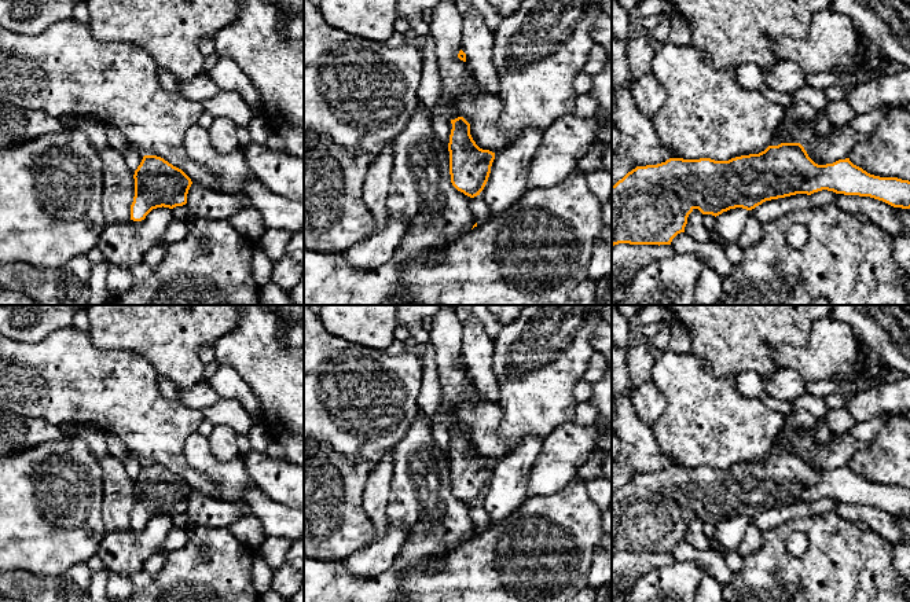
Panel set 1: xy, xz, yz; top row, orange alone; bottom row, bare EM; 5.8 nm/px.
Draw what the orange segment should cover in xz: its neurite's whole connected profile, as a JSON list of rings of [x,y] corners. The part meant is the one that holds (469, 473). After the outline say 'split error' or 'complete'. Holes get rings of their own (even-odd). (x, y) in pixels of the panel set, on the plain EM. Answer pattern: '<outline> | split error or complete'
[[[458,425],[451,427],[450,482],[452,493],[465,503],[474,506],[484,498],[495,460],[480,456],[470,443],[470,432]]] | complete

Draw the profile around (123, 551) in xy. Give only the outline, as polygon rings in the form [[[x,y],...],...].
[[[162,514],[153,517],[142,529],[107,532],[98,555],[107,570],[131,577],[157,553],[172,526],[172,517]]]

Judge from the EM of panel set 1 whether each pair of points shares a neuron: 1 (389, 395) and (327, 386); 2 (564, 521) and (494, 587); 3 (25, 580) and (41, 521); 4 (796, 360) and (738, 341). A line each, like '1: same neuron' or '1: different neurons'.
1: same neuron
2: same neuron
3: different neurons
4: different neurons

